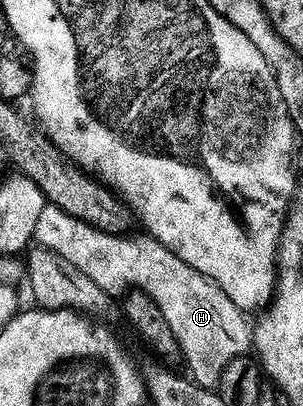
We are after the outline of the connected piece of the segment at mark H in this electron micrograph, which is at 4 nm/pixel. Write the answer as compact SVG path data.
M47 204L45 211L40 215L40 219L34 228L34 235L37 244L43 249L50 249L56 255L68 259L72 267L76 267L96 287L111 295L125 294L129 289L139 289L146 292L151 299L159 305L160 311L164 313L164 319L171 325L172 331L178 340L181 349L181 356L190 368L189 376L195 385L202 389L217 390L221 383L221 377L225 369L233 360L245 358L252 349L252 325L249 325L247 314L243 313L232 299L214 281L210 281L200 271L196 271L184 263L168 247L164 247L149 235L142 237L132 237L133 235L119 235L117 233L106 233L97 229L87 222L58 209L54 204Z

